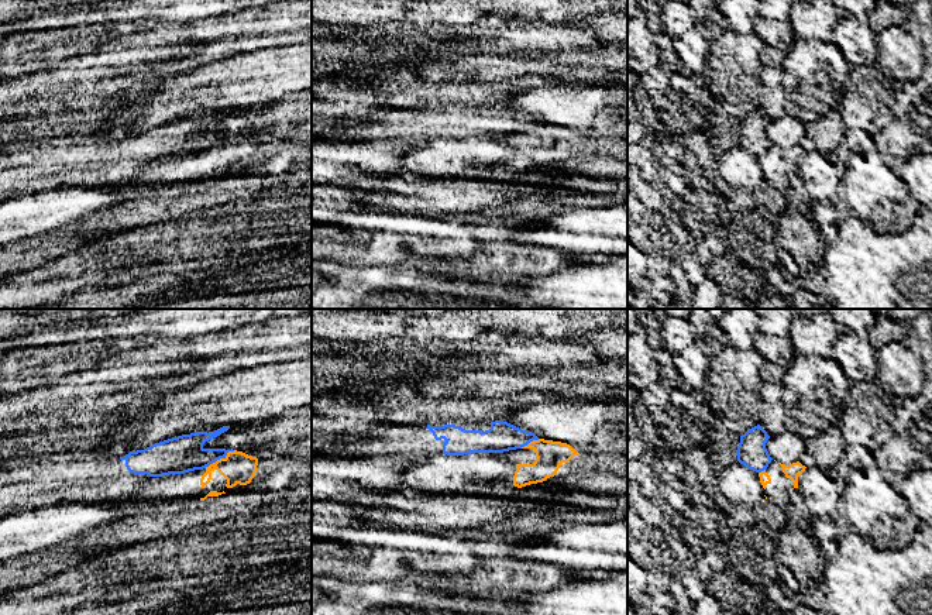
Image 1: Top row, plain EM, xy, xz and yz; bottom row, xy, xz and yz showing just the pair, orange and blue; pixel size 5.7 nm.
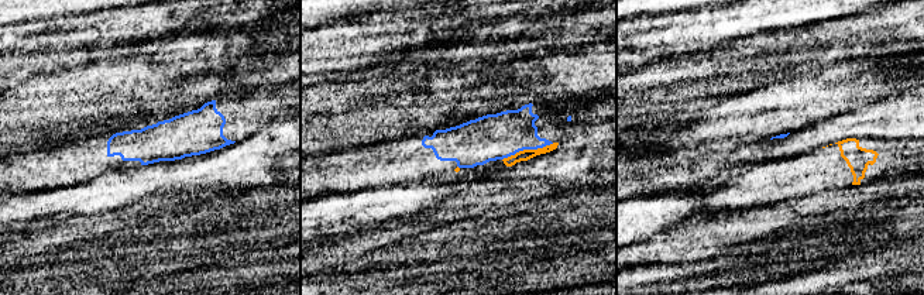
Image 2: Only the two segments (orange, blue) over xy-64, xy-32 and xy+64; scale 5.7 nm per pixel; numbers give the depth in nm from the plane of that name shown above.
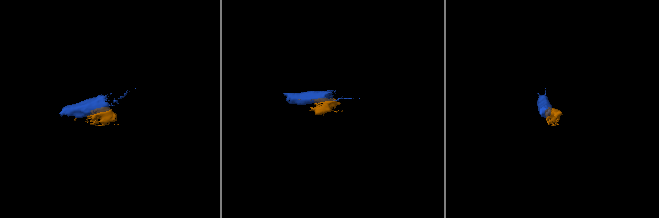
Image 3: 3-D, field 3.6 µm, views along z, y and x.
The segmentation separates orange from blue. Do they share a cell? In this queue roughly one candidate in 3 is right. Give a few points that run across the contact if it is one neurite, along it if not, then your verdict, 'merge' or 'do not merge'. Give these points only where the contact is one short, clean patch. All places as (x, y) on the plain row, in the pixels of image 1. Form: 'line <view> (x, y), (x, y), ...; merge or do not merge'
line xy (234, 134), (205, 151); do not merge

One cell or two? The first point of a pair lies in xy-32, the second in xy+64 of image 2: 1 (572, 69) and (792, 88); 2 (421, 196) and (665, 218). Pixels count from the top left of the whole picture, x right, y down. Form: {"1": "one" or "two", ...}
{"1": "one", "2": "one"}

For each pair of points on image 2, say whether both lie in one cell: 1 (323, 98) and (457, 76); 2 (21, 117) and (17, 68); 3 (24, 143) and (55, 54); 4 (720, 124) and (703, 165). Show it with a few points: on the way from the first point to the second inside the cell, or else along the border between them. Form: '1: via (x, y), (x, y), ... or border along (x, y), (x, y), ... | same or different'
1: border along (332, 107), (315, 110) | different
2: border along (51, 74), (34, 74), (14, 86) | different
3: border along (58, 71), (31, 75), (17, 85) | different
4: border along (724, 151), (713, 151), (700, 157) | different

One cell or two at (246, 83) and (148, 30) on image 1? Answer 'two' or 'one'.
two

